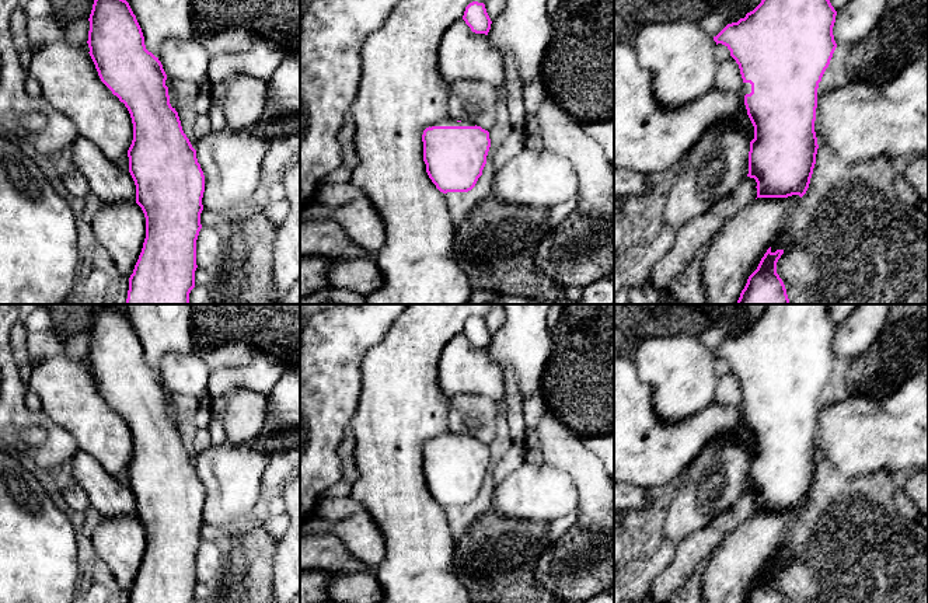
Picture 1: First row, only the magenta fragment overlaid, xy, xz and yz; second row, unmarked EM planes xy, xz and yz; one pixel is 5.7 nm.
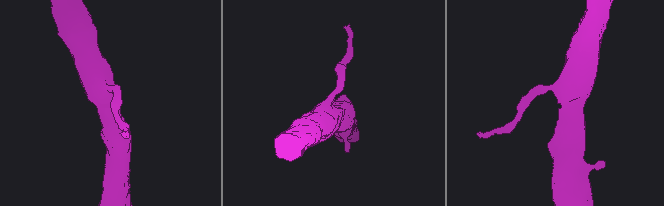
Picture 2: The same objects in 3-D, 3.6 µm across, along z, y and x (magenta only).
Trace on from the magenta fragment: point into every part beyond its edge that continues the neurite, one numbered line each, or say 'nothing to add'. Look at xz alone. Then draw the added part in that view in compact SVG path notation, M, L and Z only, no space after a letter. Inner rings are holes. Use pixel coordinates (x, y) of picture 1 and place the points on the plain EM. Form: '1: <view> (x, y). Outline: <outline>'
1: xz (447, 436). Outline: M447 432L442 436L433 438L432 440L475 440L475 439L472 436L465 436L465 435L457 436L457 435L453 435L453 433Z

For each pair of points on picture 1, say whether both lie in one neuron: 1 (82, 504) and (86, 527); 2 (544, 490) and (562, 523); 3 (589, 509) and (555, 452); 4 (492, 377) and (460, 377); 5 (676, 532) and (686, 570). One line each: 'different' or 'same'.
1: different
2: different
3: same
4: same
5: different

